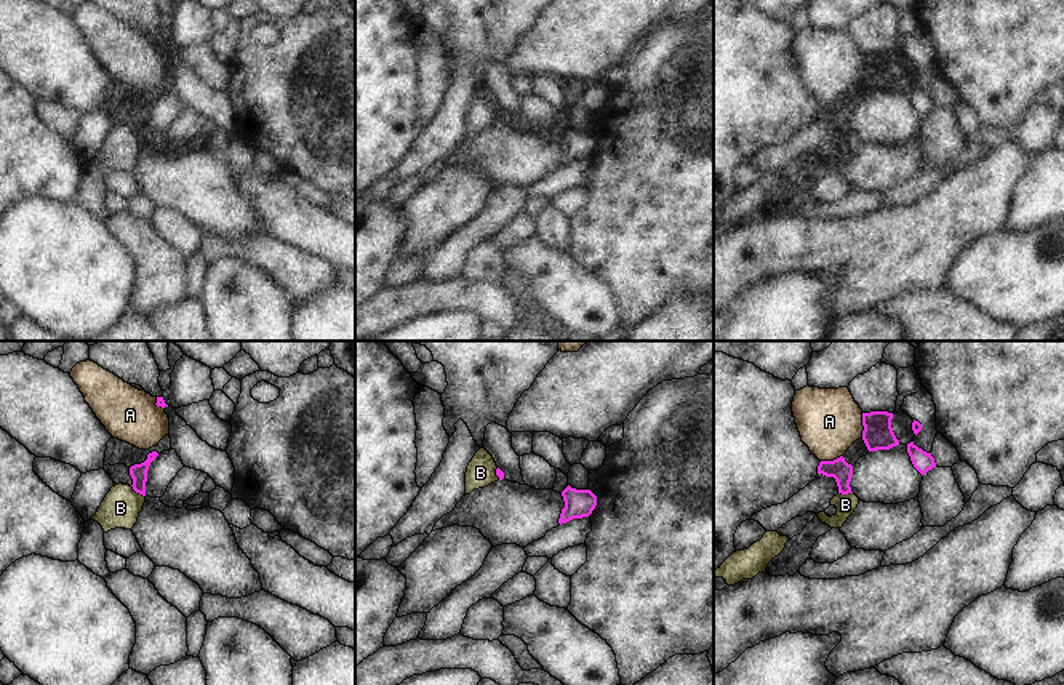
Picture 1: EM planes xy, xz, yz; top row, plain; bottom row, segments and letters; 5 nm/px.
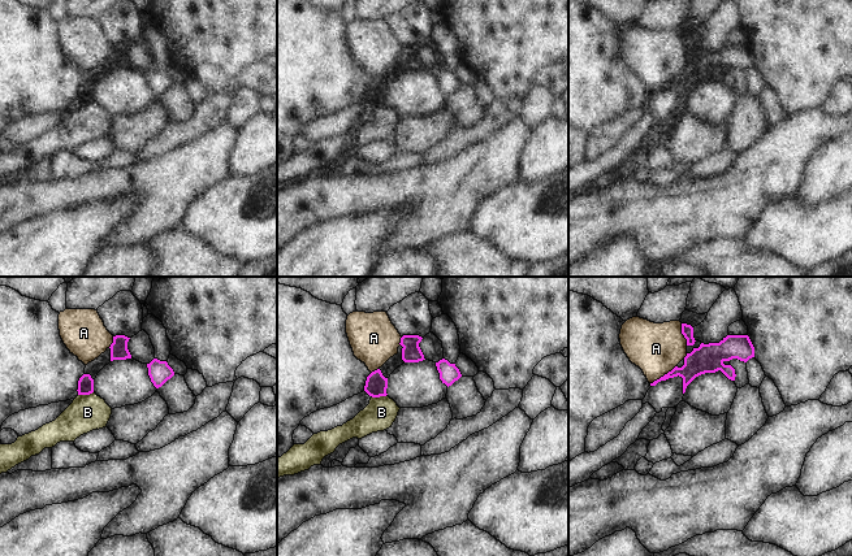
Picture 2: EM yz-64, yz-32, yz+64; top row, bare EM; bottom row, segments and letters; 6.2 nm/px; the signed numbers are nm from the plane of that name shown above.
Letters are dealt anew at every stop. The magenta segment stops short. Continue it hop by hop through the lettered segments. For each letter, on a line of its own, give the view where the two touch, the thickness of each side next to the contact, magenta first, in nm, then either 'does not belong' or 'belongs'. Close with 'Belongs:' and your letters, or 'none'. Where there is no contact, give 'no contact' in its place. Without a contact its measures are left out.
A: meets magenta in yz; 150 nm thick on the magenta side, 320 nm on the other; does not belong
B: meets magenta in xy; 90 nm thick on the magenta side, 190 nm on the other; does not belong
Belongs: none

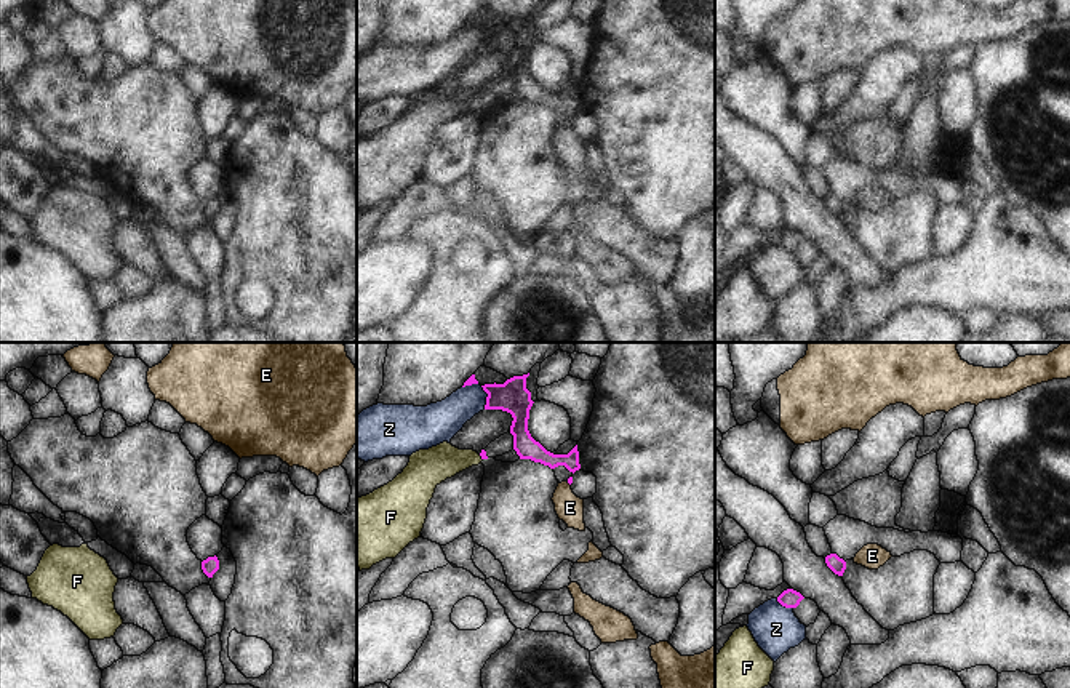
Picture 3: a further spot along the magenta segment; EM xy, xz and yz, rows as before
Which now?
E: no contact; belongs
F: meets magenta in xz; 30 nm thick on the magenta side, 180 nm on the other; does not belong
Z: meets magenta in xz; 160 nm thick on the magenta side, 190 nm on the other; does not belong
Belongs: E

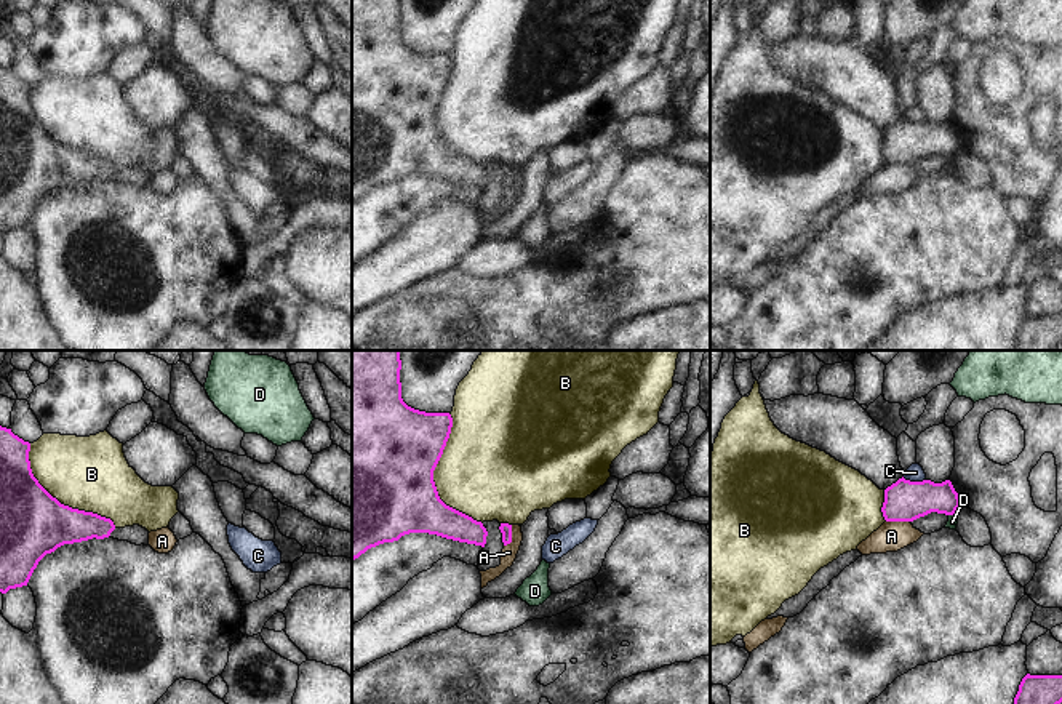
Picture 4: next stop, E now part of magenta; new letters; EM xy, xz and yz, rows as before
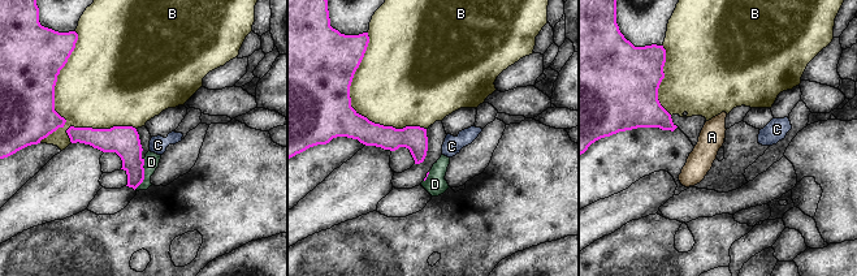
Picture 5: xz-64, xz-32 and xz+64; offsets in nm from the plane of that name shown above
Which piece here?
A: meets magenta in xz; 60 nm thick on the magenta side, 80 nm on the other; does not belong
B: meets magenta in xz; 500 nm thick on the magenta side, 440 nm on the other; does not belong
C: meets magenta in yz; 200 nm thick on the magenta side, 90 nm on the other; does not belong
D: meets magenta in yz; 200 nm thick on the magenta side, 50 nm on the other; does not belong
Belongs: none

